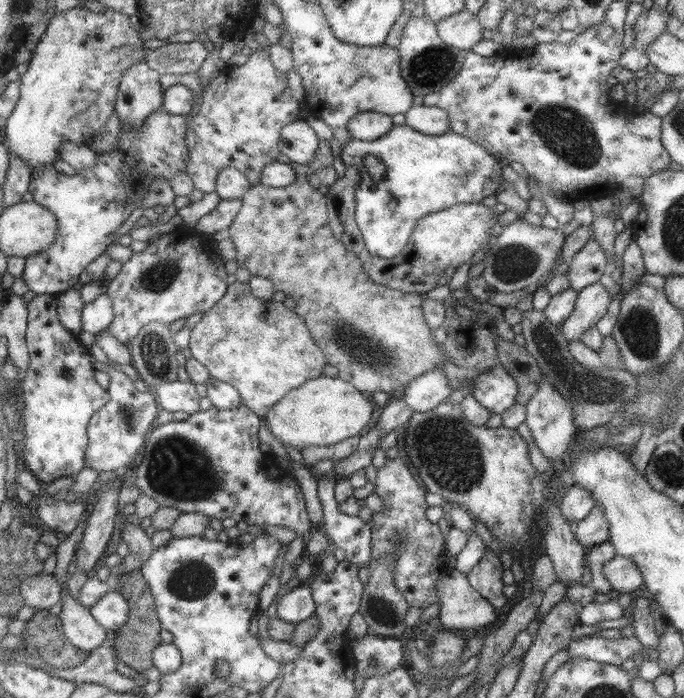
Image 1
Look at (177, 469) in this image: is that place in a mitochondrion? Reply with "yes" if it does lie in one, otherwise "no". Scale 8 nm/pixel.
yes

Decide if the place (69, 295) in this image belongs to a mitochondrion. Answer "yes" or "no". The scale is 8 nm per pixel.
no

